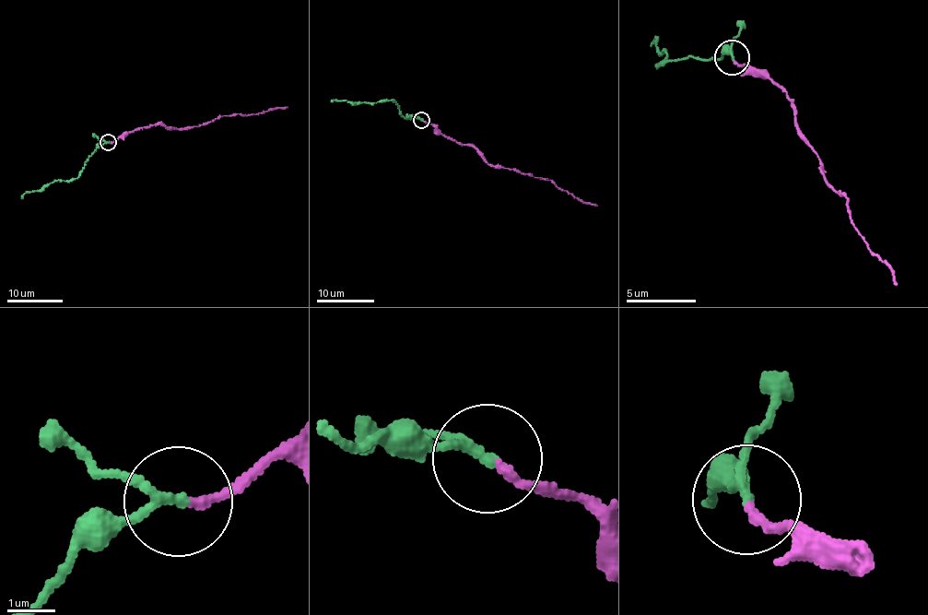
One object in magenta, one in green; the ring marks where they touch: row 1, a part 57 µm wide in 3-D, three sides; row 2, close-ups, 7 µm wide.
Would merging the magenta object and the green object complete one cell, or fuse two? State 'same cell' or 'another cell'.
same cell

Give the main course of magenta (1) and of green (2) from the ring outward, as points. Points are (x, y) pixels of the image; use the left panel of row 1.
1: (108, 143), (151, 124), (179, 128), (205, 124), (224, 115), (248, 115), (287, 107)
2: (108, 143), (100, 144), (88, 158), (77, 177), (65, 181), (54, 180), (41, 190), (28, 191), (21, 198)

